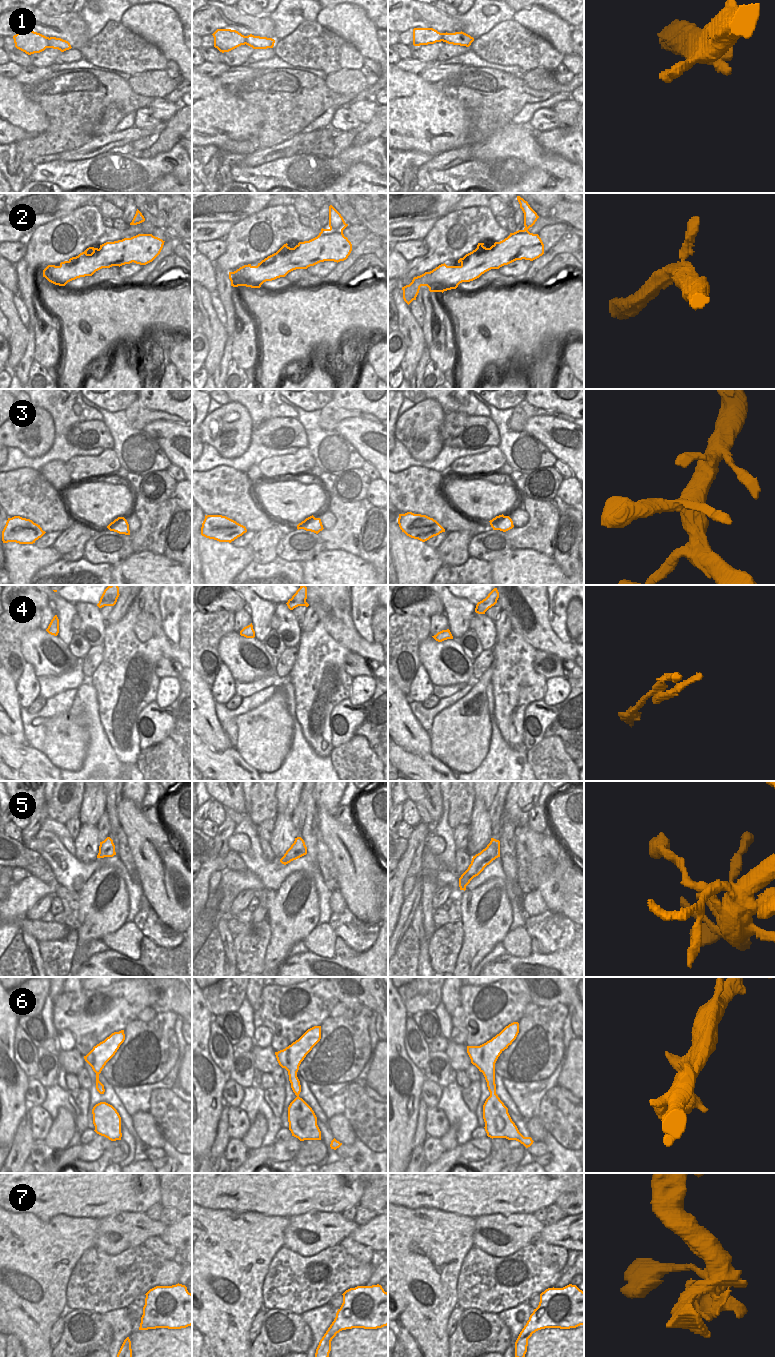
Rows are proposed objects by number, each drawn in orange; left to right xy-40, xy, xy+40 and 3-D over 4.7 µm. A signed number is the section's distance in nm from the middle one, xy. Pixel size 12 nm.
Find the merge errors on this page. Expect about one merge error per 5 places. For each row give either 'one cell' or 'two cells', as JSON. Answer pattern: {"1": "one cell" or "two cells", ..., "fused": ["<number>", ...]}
{"1": "one cell", "2": "one cell", "3": "one cell", "4": "one cell", "5": "one cell", "6": "one cell", "7": "two cells", "fused": ["7"]}

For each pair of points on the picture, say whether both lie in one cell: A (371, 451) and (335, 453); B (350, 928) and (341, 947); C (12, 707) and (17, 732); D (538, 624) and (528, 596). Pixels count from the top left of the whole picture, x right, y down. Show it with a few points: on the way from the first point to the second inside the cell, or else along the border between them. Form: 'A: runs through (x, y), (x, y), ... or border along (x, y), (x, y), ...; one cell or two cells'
A: border along (341, 435), (365, 460); two cells
B: border along (337, 936), (354, 950), (358, 952), (365, 950); two cells
C: runs through (12, 713), (15, 726); one cell
D: runs through (536, 617), (528, 603); one cell

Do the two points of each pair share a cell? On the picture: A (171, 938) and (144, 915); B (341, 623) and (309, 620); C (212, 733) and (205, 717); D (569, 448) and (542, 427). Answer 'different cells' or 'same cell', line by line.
A: same cell
B: different cells
C: same cell
D: same cell

